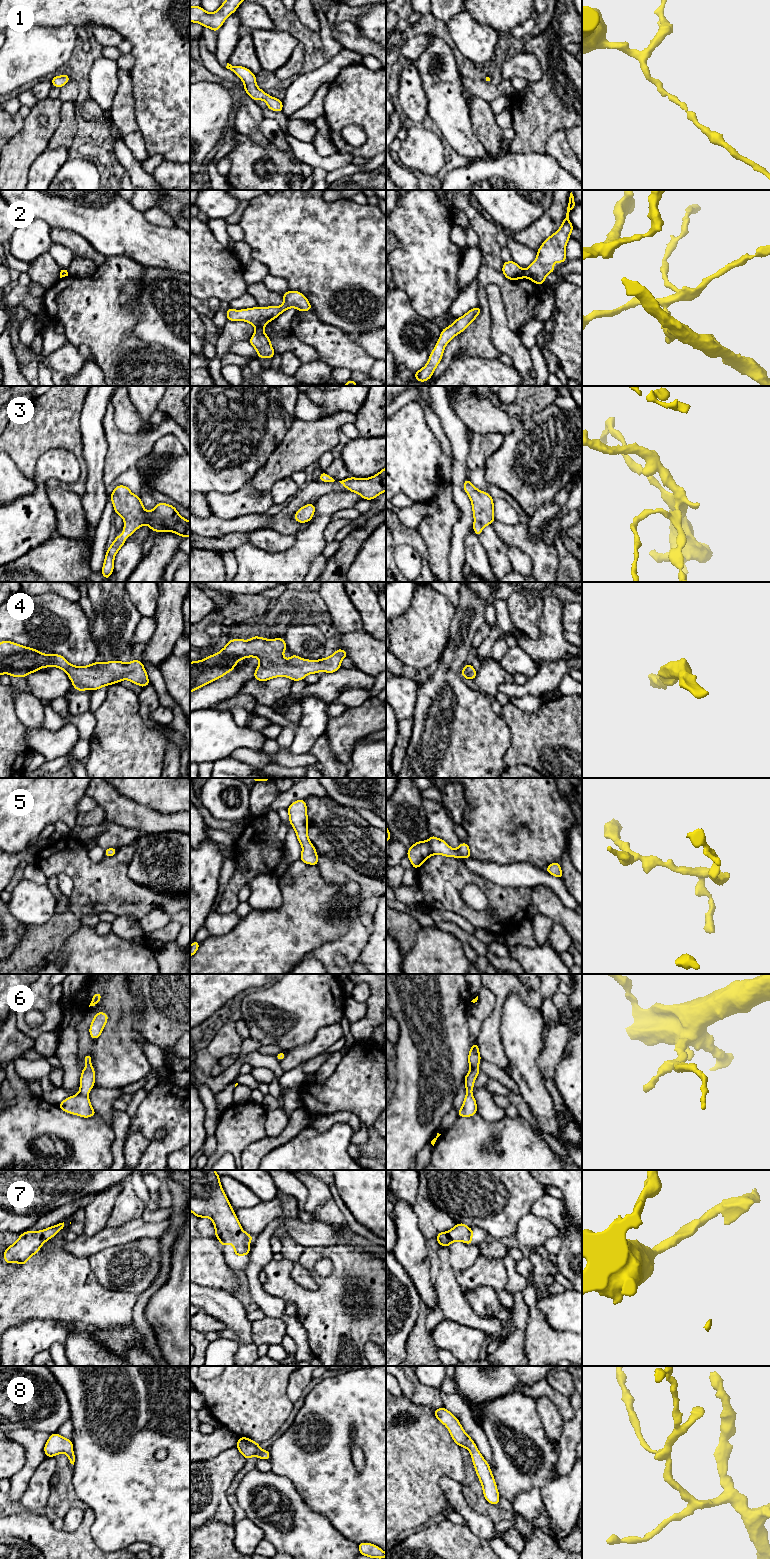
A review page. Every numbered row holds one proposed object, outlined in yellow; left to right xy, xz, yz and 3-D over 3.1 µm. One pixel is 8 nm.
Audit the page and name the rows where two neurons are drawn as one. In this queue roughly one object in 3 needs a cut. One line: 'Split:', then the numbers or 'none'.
Split: 2

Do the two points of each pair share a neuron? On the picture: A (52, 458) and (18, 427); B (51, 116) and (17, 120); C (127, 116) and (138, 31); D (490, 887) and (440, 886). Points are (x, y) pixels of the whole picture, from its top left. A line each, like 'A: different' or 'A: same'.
A: different
B: different
C: different
D: same

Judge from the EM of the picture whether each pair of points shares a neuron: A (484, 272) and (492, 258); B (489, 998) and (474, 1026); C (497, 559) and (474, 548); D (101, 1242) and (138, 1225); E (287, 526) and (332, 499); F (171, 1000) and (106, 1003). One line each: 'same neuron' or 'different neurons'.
A: different neurons
B: same neuron
C: different neurons
D: same neuron
E: different neurons
F: different neurons

